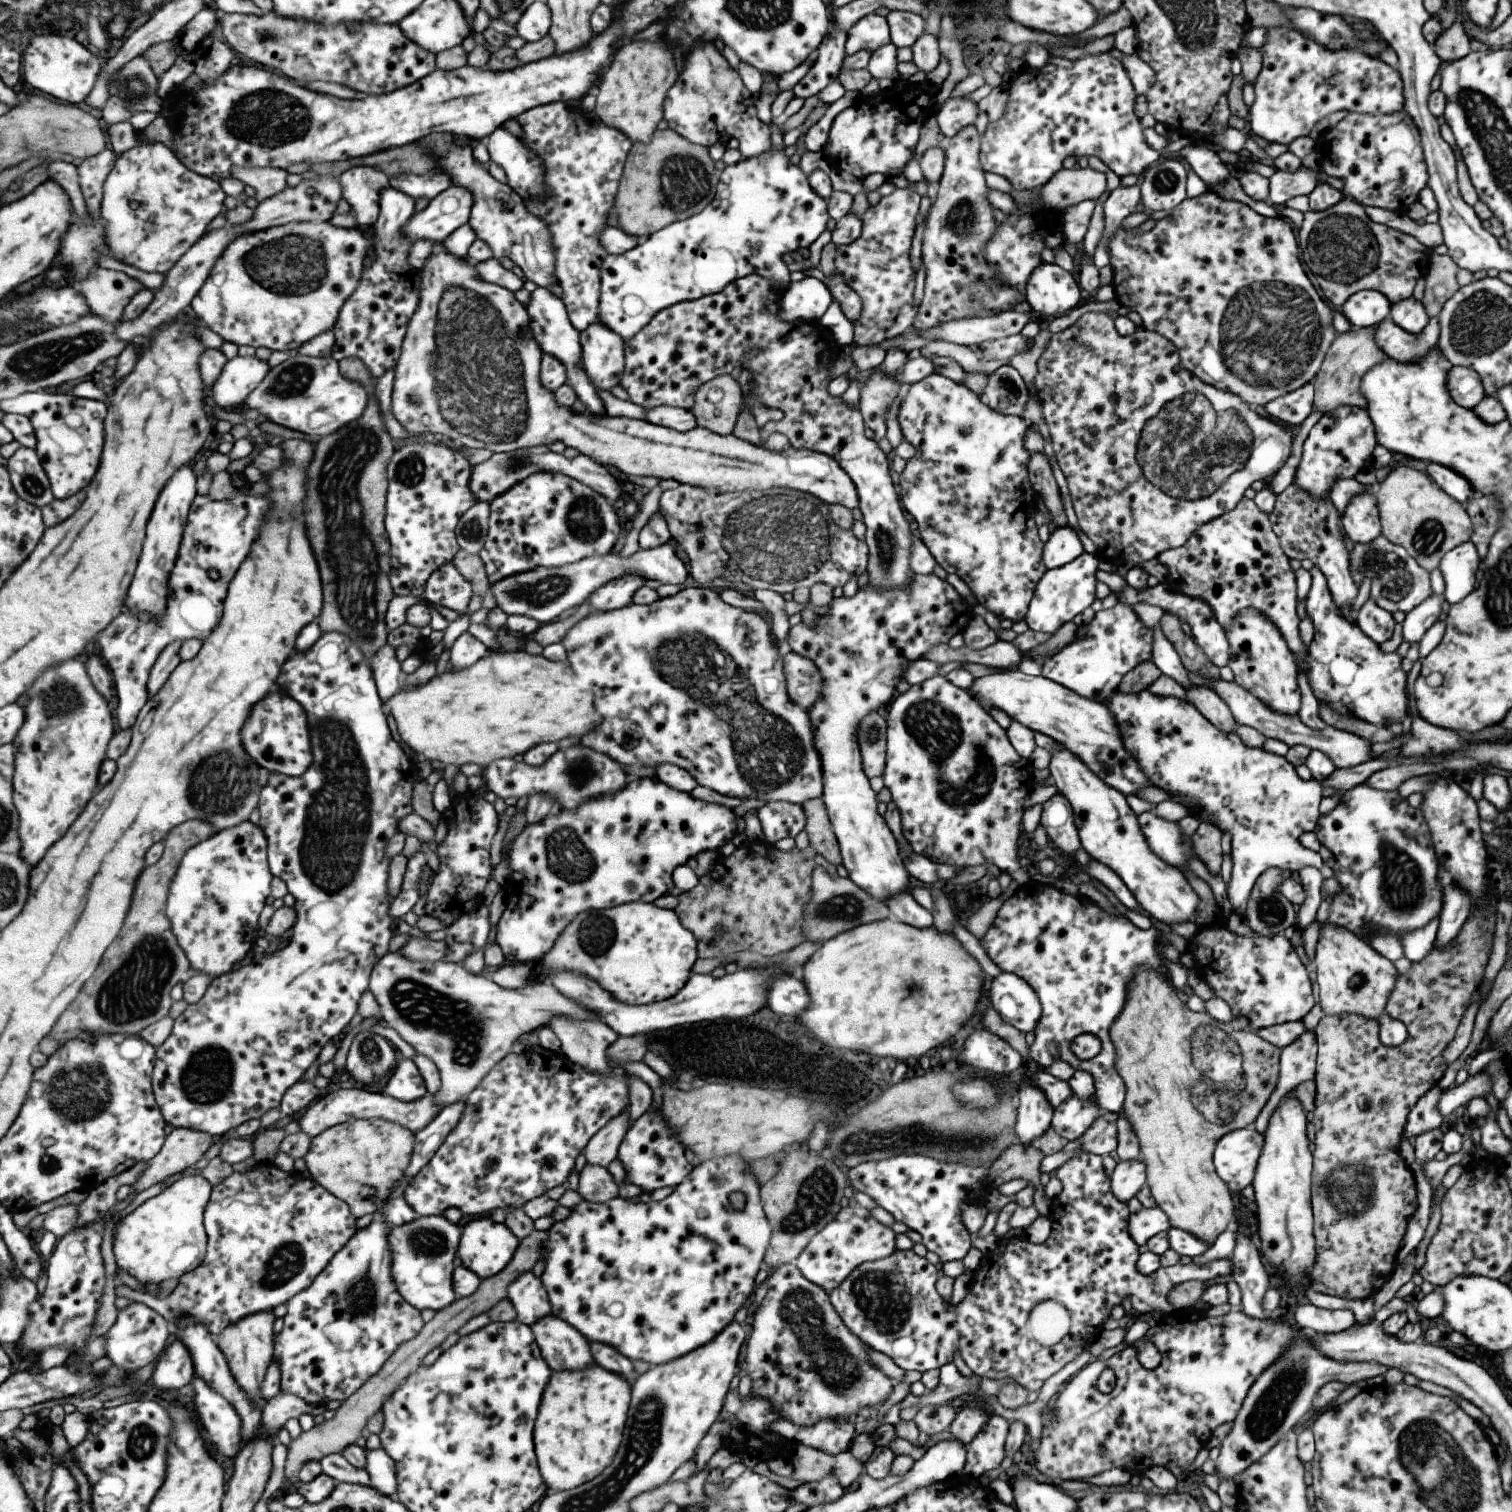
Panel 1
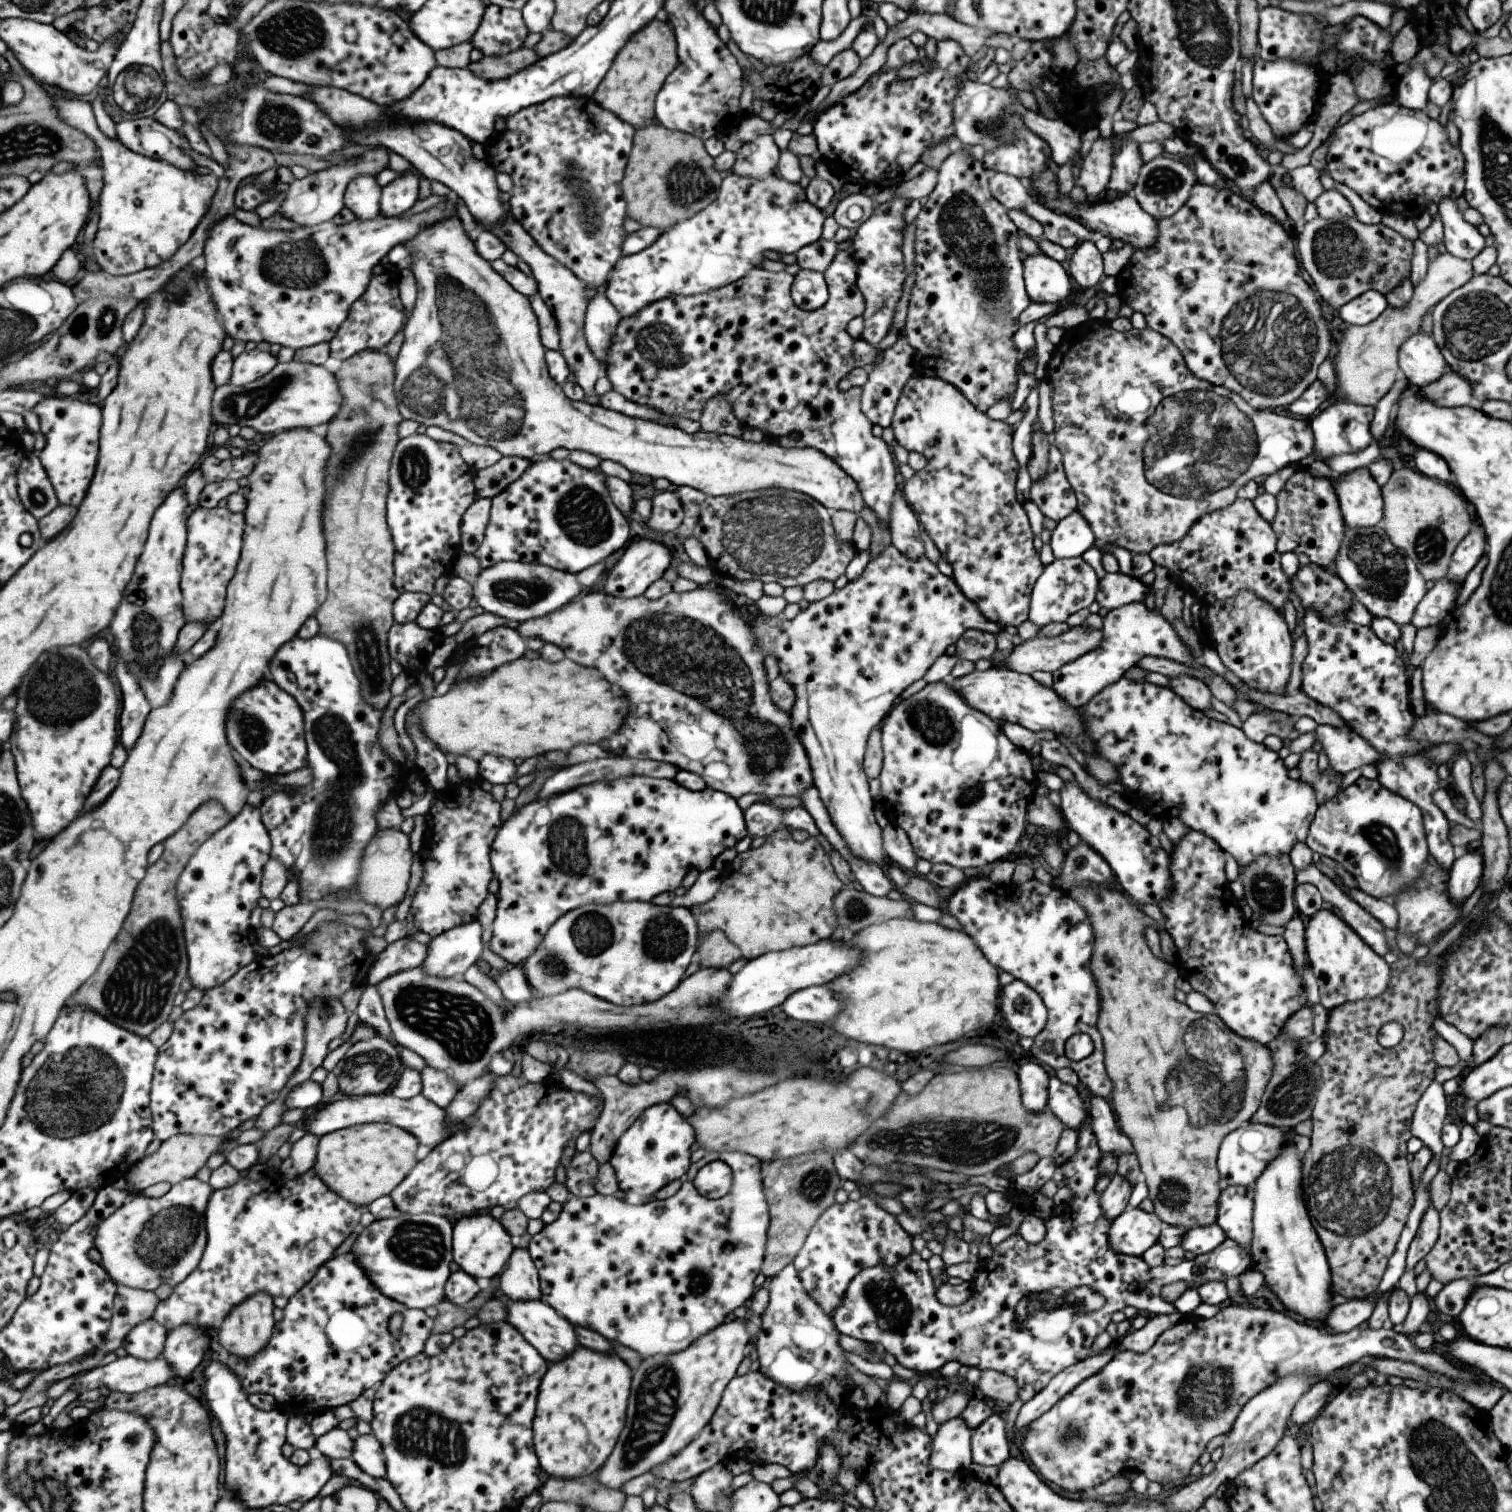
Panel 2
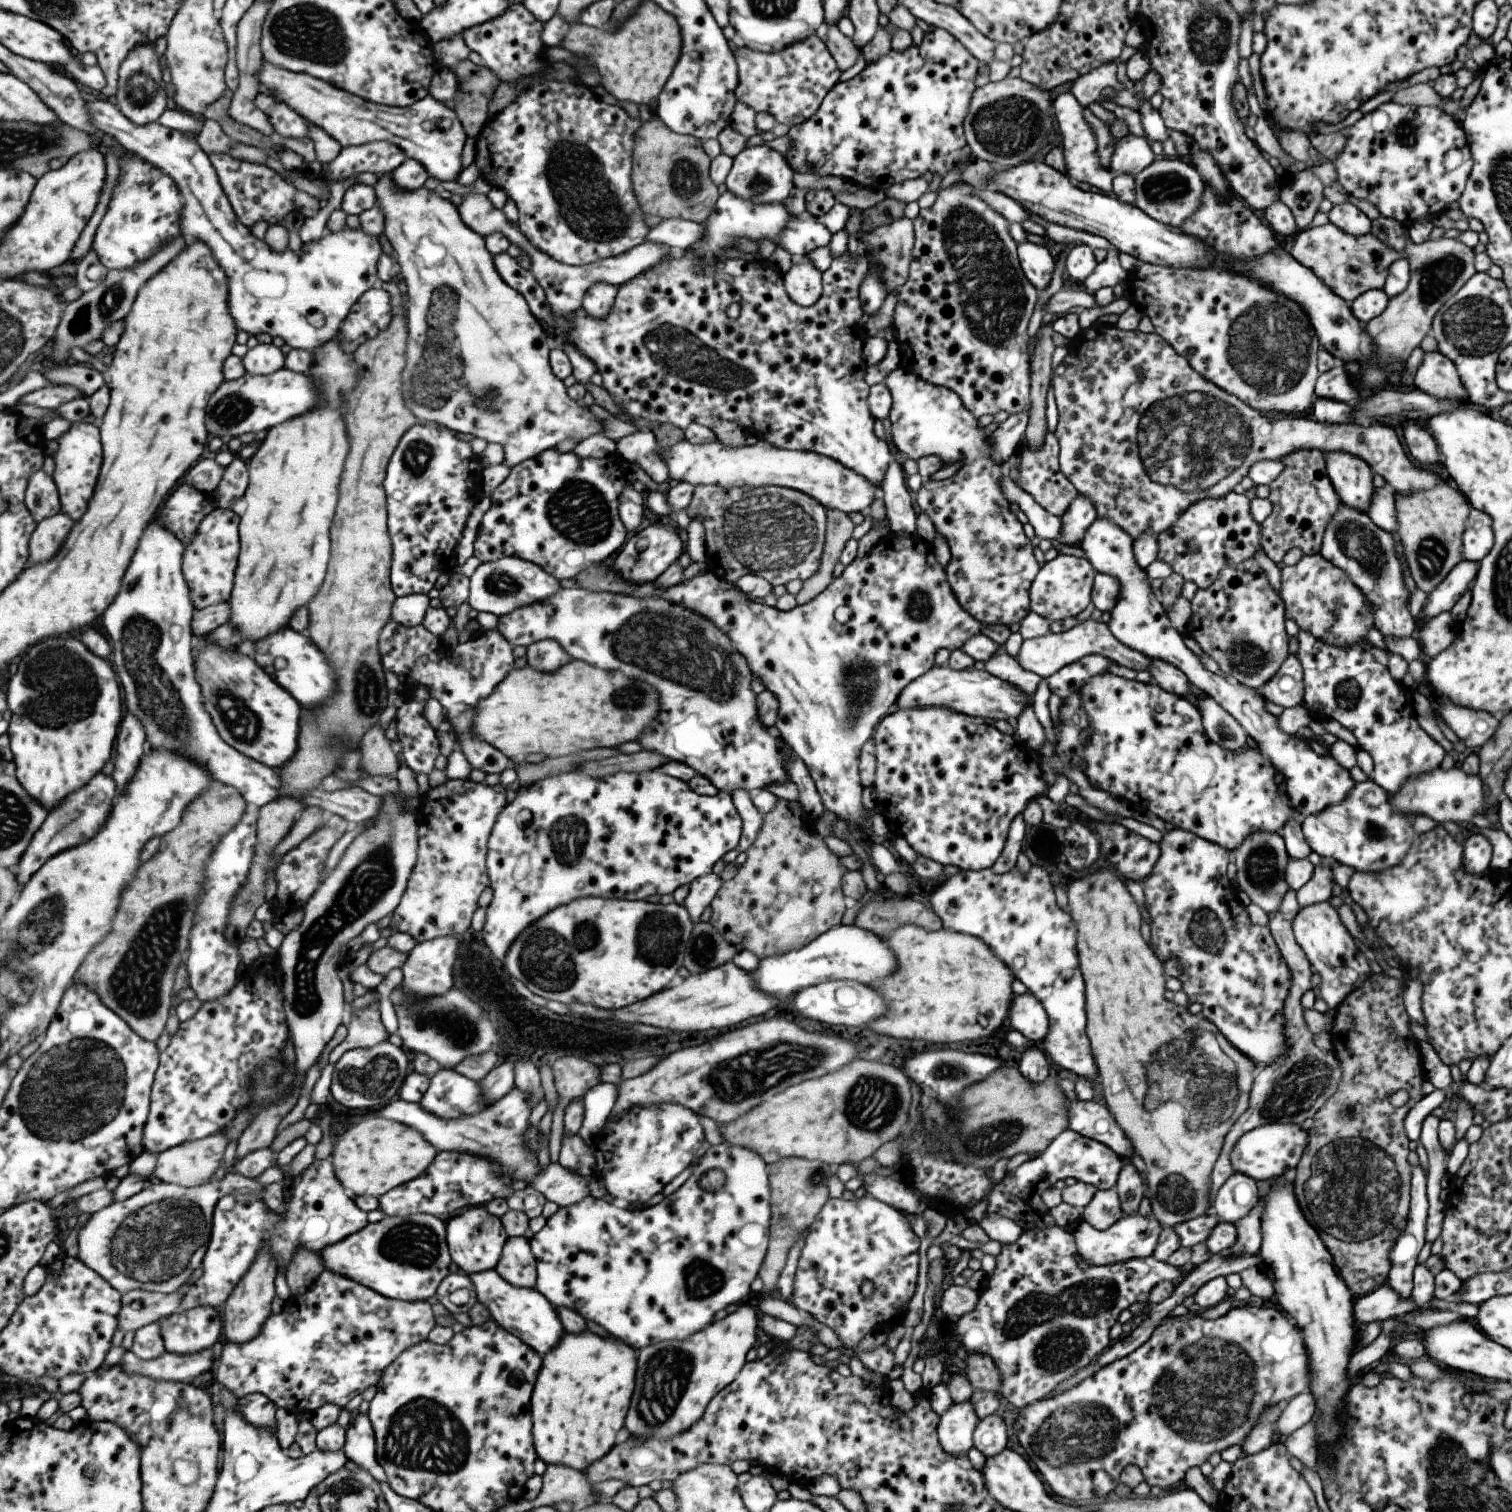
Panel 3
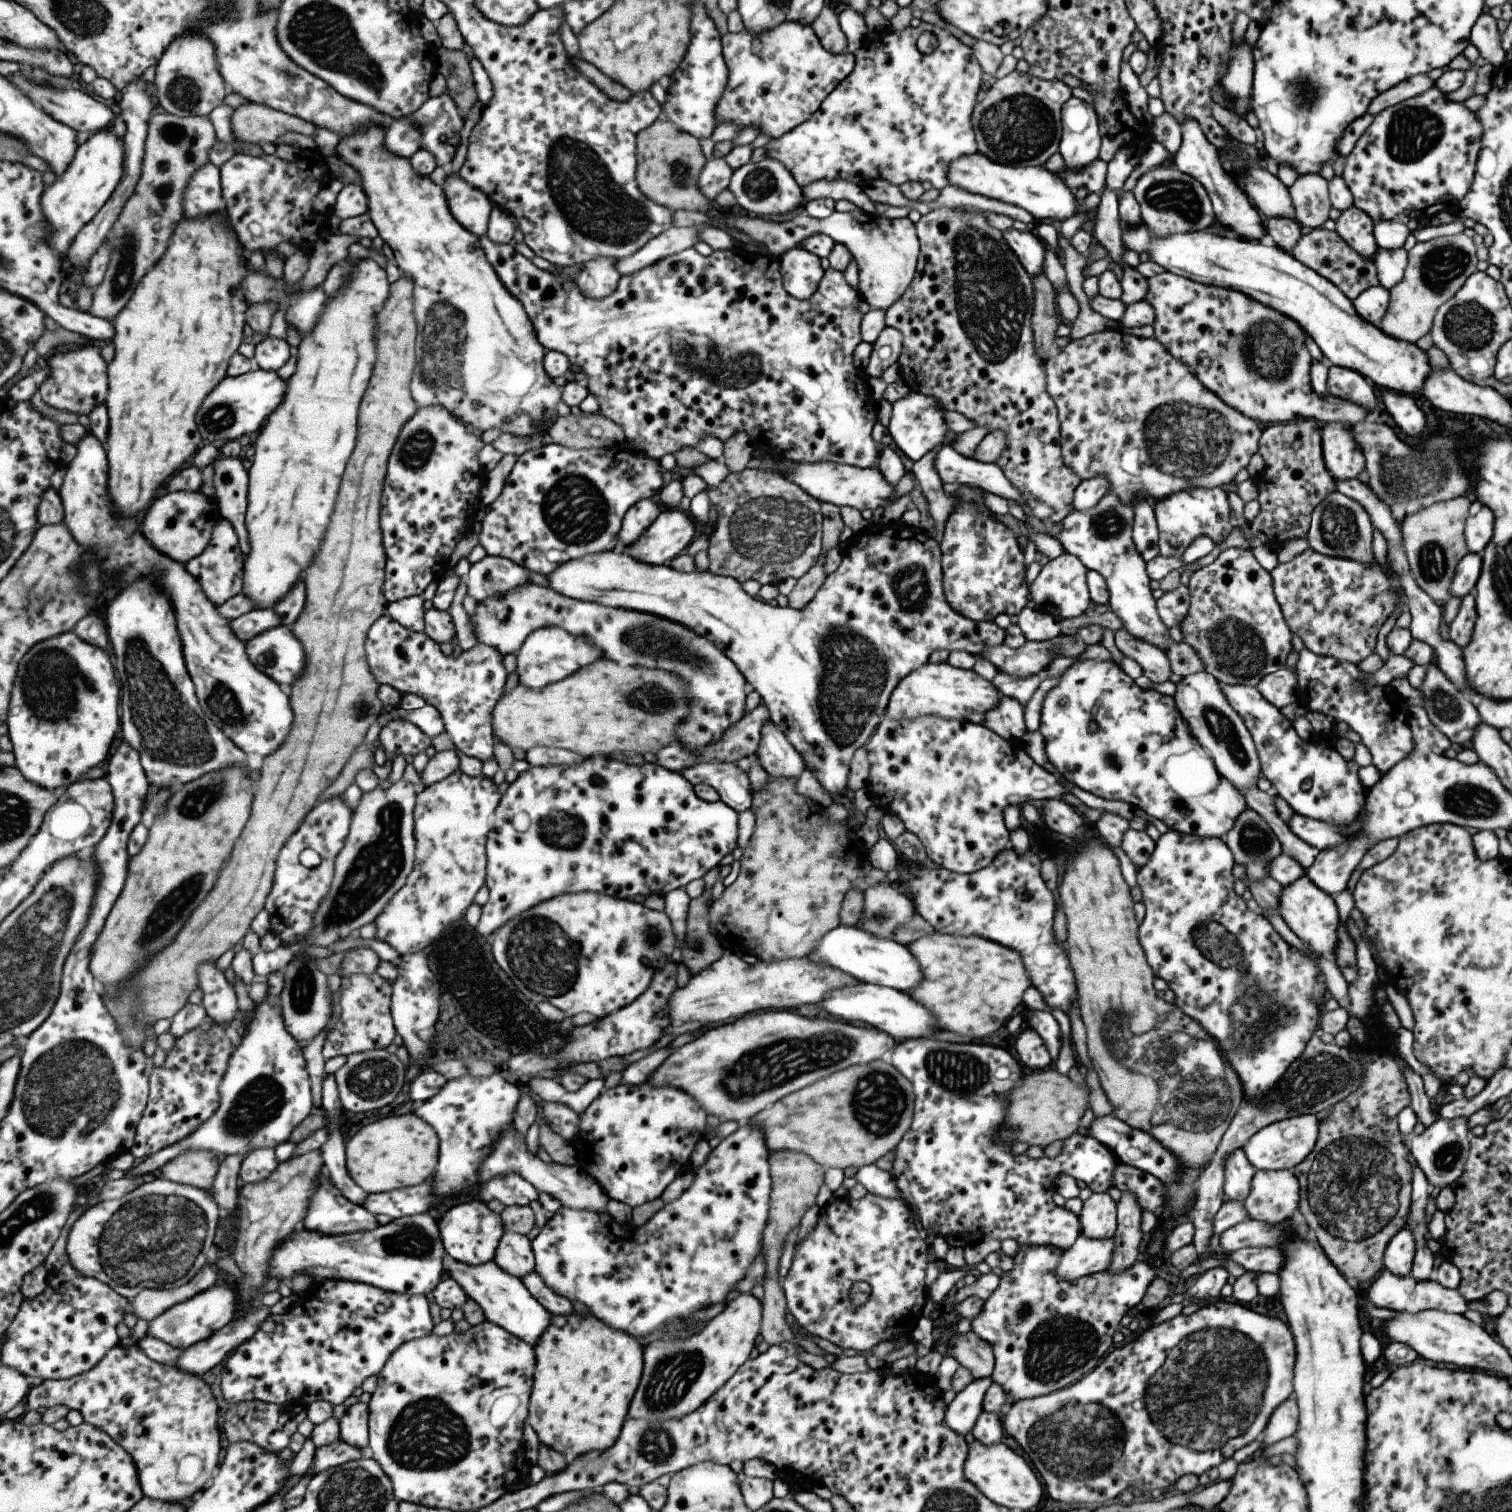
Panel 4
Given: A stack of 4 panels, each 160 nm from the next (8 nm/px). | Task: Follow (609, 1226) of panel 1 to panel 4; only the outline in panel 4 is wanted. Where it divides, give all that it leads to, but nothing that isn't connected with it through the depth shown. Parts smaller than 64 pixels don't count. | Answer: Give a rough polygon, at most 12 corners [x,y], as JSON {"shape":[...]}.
{"shape":[[723,1138],[642,1226],[565,1208],[555,1294],[640,1345],[724,1303],[762,1249],[769,1152]]}

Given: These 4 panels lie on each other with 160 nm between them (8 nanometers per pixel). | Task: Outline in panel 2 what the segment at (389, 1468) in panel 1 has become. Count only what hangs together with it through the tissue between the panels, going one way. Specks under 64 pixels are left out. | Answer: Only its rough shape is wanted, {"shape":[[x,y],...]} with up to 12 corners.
{"shape":[[373,1432],[354,1440],[352,1459],[375,1478],[387,1476],[386,1453]]}

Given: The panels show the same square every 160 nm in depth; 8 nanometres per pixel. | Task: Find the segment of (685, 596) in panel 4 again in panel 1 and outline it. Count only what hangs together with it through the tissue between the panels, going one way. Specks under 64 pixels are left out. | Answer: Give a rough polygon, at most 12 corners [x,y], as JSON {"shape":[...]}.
{"shape":[[932,572],[832,597],[790,652],[822,679],[806,713],[851,882],[909,876],[862,769],[859,721],[977,604]]}

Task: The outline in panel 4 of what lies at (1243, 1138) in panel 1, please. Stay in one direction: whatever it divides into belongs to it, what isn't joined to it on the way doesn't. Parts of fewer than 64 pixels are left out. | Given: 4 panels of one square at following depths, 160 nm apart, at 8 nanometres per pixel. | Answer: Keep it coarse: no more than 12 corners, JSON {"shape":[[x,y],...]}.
{"shape":[[1317,1118],[1273,1122],[1241,1148],[1254,1170],[1292,1170],[1317,1140]]}

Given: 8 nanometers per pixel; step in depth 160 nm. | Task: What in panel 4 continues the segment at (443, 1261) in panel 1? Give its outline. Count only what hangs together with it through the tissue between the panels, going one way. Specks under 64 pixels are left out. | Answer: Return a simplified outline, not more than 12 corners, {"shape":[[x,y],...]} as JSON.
{"shape":[[439,1217],[277,1247],[269,1274],[426,1295],[443,1282]]}

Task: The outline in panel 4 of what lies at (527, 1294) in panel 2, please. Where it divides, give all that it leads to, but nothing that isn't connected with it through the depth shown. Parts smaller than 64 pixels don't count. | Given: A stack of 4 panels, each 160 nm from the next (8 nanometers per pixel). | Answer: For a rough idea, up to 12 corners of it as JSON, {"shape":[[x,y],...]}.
{"shape":[[507,1231],[495,1262],[523,1279],[536,1271],[532,1236]]}

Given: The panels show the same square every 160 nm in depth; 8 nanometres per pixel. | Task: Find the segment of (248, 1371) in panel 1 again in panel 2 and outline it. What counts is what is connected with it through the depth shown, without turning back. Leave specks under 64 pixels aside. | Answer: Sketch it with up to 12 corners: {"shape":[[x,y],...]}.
{"shape":[[252,1294],[215,1336],[230,1354],[263,1350],[276,1322],[272,1294]]}

